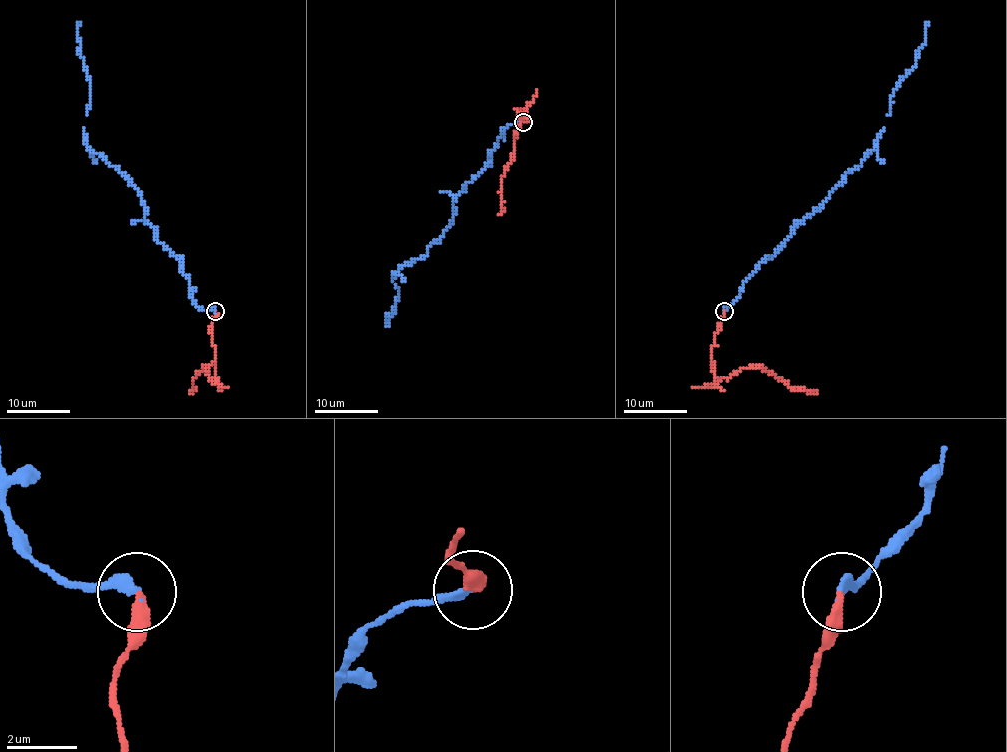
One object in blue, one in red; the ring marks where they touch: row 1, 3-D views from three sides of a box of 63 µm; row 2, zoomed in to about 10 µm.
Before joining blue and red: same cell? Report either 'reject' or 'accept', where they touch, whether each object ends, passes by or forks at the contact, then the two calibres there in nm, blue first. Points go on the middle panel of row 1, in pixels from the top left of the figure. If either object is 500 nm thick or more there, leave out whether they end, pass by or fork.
reject; place (523, 122); blue ends; red ends; calibres 280 and 320 nm

